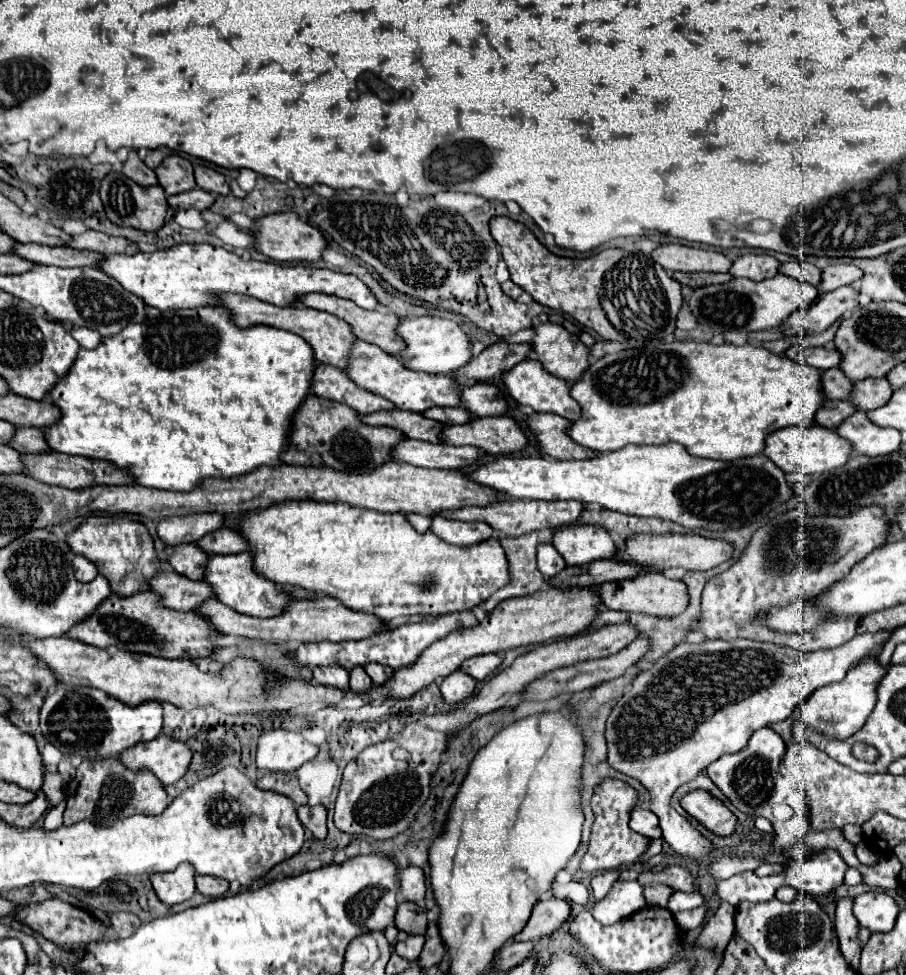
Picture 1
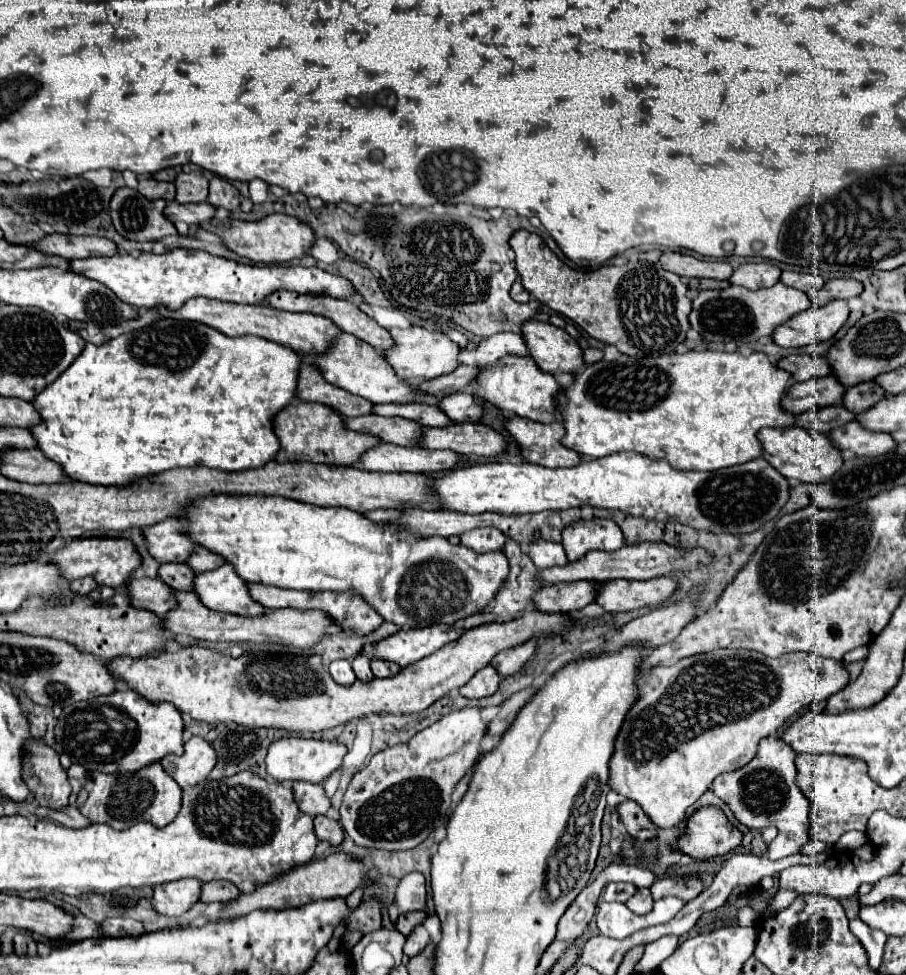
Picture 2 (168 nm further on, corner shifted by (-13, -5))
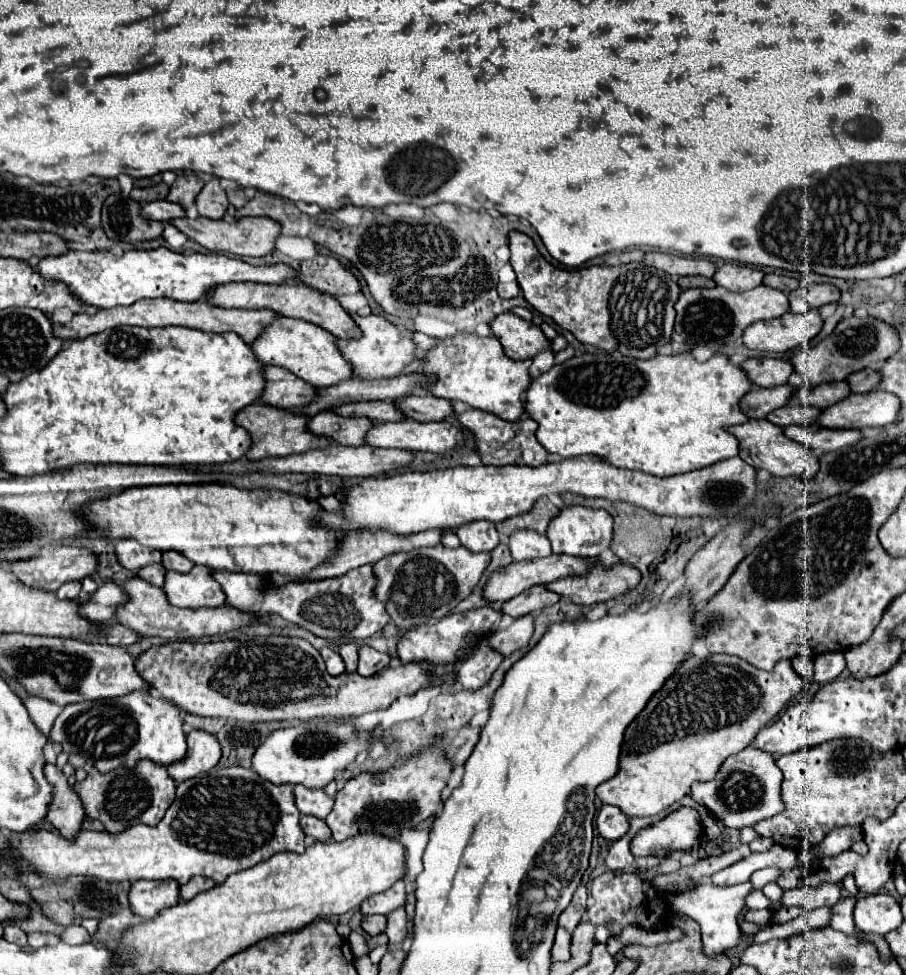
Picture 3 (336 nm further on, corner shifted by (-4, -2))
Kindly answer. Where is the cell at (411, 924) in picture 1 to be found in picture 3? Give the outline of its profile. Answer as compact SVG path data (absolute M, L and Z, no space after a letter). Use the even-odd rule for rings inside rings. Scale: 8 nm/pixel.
M380 914L378 916L364 916L362 918L362 928L370 936L378 936L386 928L386 916L380 916Z

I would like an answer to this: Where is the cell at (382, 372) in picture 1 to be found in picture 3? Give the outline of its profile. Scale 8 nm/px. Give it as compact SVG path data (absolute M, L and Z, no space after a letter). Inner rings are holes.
M276 318L272 324L268 324L262 330L256 342L250 344L250 350L256 354L256 360L262 364L286 368L304 382L310 382L314 388L326 388L352 378L350 364L342 358L342 354L334 344L336 338L330 332L320 330L318 326L294 318Z

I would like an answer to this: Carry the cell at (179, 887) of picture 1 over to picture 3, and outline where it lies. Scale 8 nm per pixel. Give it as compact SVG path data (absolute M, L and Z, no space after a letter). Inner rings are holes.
M136 880L128 892L130 910L142 918L154 918L162 908L178 904L178 890L180 886L174 880Z

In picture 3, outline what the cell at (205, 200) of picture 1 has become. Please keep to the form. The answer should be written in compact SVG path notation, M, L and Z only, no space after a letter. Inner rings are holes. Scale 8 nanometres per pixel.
M168 200L146 202L146 204L142 204L140 212L142 212L142 218L146 218L146 220L158 220L158 222L168 222L172 218L186 216L184 208L180 208L178 204L172 204Z

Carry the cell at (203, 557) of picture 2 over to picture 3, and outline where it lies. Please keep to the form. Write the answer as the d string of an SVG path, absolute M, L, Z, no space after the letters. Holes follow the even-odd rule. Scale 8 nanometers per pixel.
M172 550L162 554L162 566L166 570L176 570L176 572L190 572L194 568L194 564L188 558L184 558L182 554L172 552Z

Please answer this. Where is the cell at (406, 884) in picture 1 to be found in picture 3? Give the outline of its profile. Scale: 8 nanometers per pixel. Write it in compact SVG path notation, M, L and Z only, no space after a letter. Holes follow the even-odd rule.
M400 880L390 890L374 894L372 898L366 898L360 904L360 910L362 914L384 914L386 916L392 910L404 906L404 902L406 902L406 890L404 890L404 882Z

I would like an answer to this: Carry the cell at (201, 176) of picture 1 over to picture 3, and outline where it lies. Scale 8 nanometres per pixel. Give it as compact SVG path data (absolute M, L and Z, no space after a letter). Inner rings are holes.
M212 178L208 184L204 184L202 192L196 198L196 208L198 214L204 218L212 218L212 220L222 220L228 208L228 198L226 192L220 188L218 178Z

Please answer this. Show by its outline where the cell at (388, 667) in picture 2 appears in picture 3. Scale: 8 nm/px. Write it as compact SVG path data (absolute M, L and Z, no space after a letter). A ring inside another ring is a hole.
M360 646L360 662L358 662L358 674L360 676L372 676L376 672L380 672L382 668L386 668L390 664L390 656L384 652L378 652L370 646Z

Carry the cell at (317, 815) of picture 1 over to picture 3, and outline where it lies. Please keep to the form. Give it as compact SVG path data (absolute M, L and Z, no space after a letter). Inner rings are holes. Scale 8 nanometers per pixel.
M302 816L302 818L300 818L300 826L302 826L302 830L304 830L306 836L312 836L312 838L316 838L316 840L320 840L320 842L330 840L330 828L328 828L326 822L320 820L320 818Z

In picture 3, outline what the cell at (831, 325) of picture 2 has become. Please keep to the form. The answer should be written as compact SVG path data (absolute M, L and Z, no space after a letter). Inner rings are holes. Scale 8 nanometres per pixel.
M810 310L804 314L786 312L780 318L756 322L744 330L744 346L750 350L766 350L766 352L786 352L790 348L800 346L804 340L816 336L822 328L822 318L818 310Z

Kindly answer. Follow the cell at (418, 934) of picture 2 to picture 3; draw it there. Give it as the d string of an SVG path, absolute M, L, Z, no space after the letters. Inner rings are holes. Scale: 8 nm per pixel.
M404 908L388 914L386 934L390 938L390 944L400 944L406 938L406 912L404 912Z

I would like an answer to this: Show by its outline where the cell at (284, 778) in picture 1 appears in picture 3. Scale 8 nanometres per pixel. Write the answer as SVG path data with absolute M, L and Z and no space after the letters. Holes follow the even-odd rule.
M302 784L294 786L294 796L296 796L296 806L302 814L316 816L320 820L324 820L334 806L334 798L330 798L324 790L310 790Z

